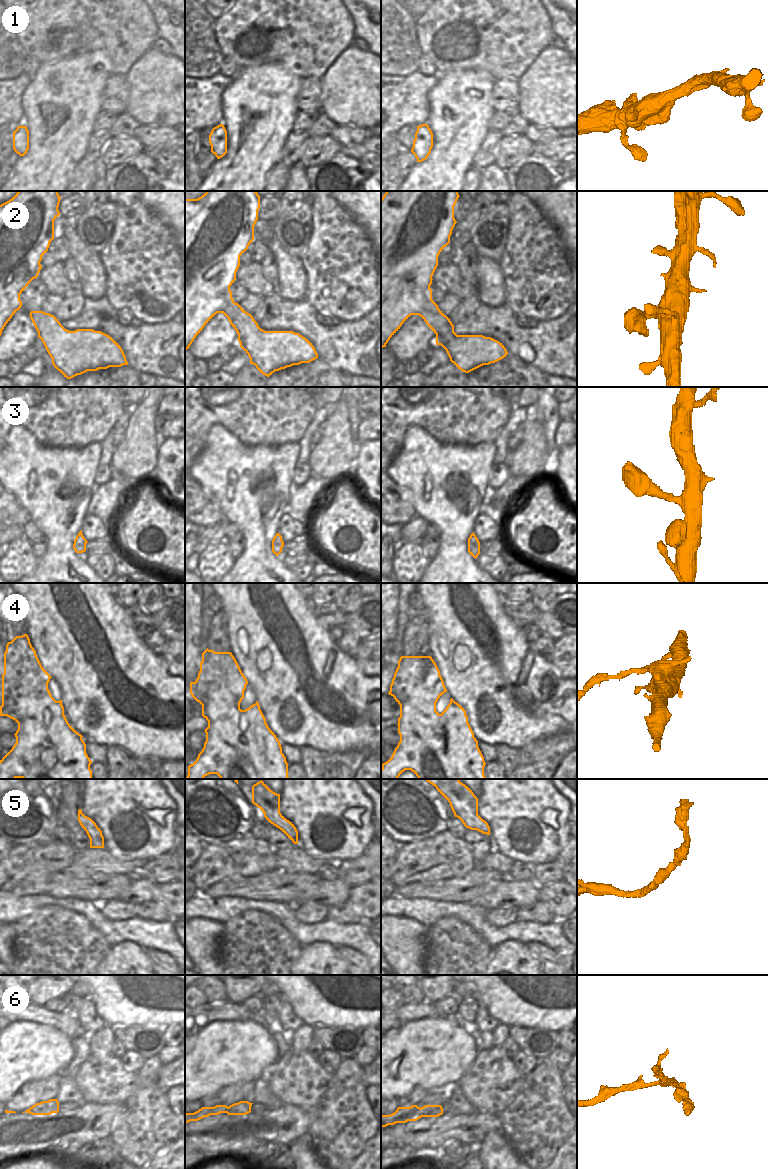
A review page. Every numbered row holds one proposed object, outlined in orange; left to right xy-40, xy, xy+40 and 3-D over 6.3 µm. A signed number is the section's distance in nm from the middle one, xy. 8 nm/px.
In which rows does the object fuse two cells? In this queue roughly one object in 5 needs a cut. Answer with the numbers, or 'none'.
6

